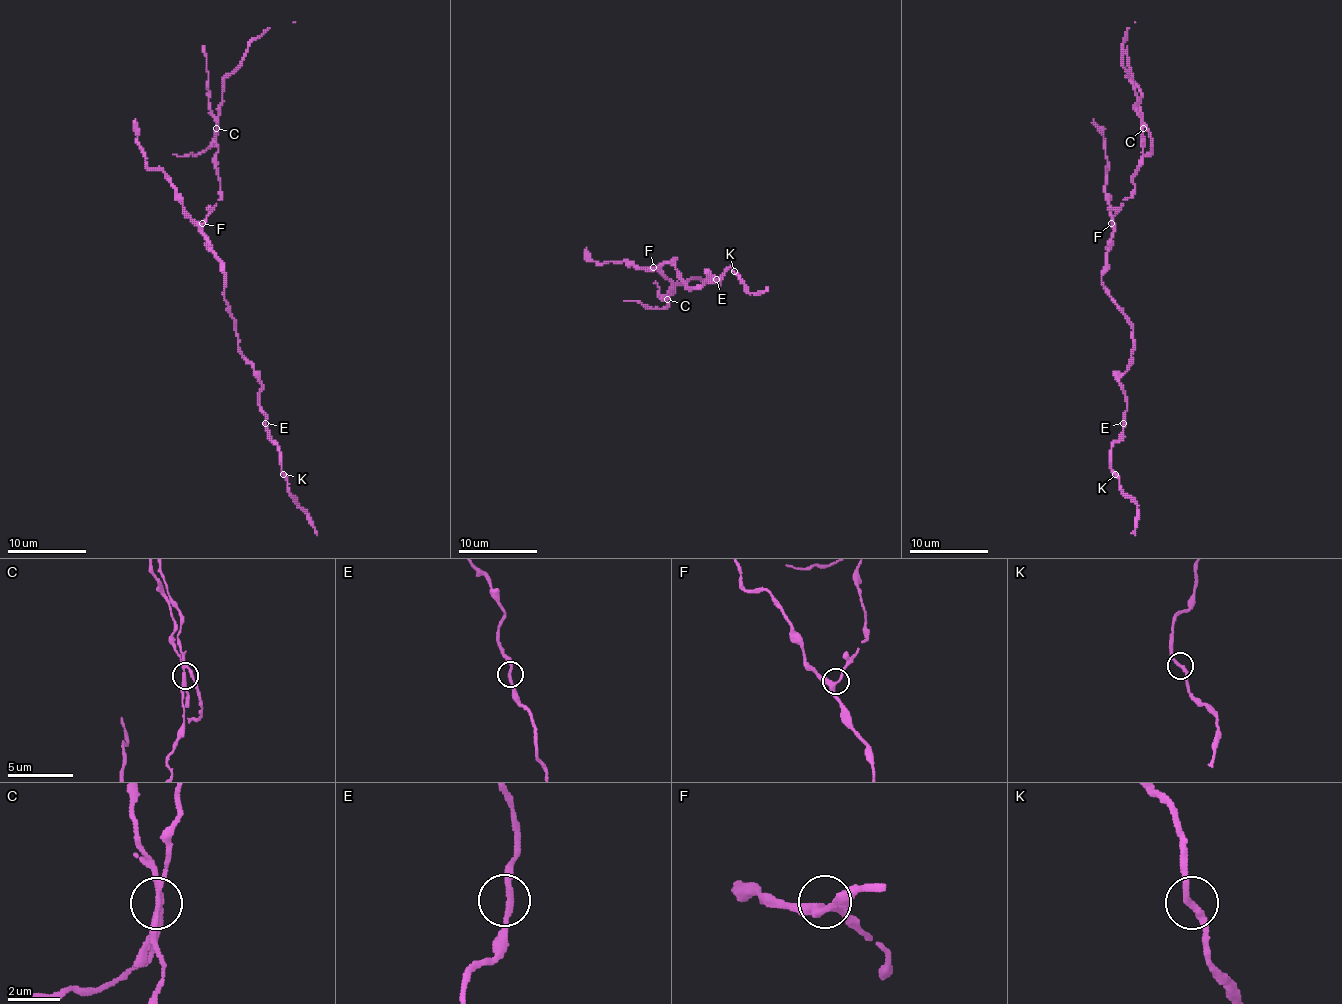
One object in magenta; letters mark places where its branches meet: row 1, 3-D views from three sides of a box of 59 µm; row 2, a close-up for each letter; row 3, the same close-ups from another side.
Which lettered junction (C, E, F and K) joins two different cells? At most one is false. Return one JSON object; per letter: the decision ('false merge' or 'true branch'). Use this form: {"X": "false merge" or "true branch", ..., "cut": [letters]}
{"C": "false merge", "E": "true branch", "F": "true branch", "K": "true branch", "cut": ["C"]}

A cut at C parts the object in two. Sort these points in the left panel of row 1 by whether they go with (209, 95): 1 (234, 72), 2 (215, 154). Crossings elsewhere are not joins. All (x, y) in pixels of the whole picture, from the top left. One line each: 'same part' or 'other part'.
1: other part
2: other part

